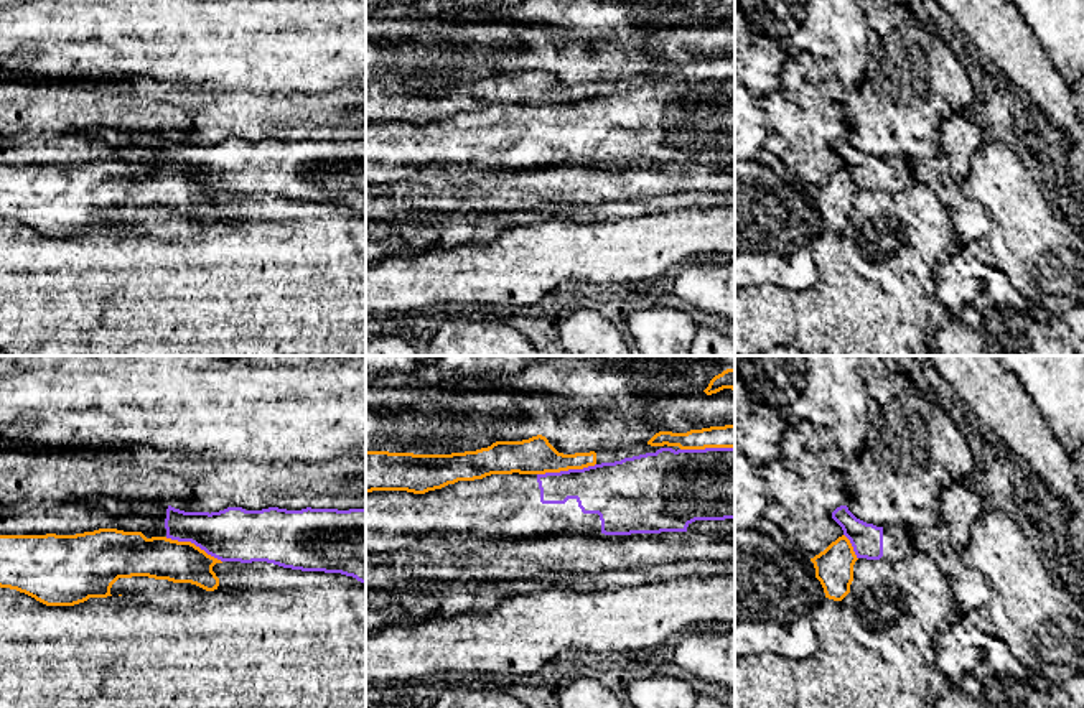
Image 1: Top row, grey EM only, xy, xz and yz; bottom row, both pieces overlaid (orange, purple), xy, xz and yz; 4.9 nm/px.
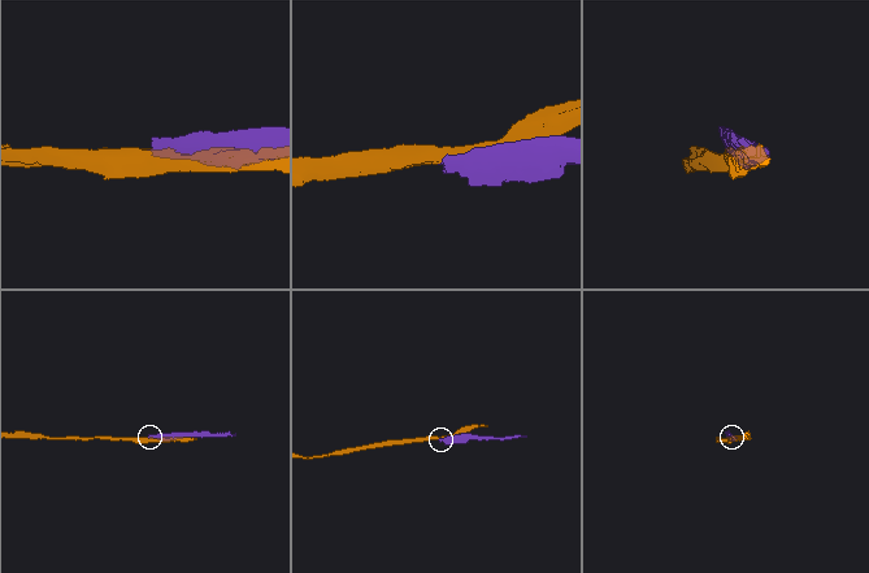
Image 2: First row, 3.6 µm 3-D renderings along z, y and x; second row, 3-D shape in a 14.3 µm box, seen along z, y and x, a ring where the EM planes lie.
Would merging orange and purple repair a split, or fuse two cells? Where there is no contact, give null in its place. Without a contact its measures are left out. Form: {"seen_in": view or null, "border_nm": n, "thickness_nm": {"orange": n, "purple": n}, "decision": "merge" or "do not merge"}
{"seen_in": "xz", "border_nm": 300, "thickness_nm": {"orange": 180, "purple": 280}, "decision": "do not merge"}

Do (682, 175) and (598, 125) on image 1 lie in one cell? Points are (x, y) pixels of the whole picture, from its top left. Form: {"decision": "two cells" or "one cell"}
{"decision": "two cells"}

